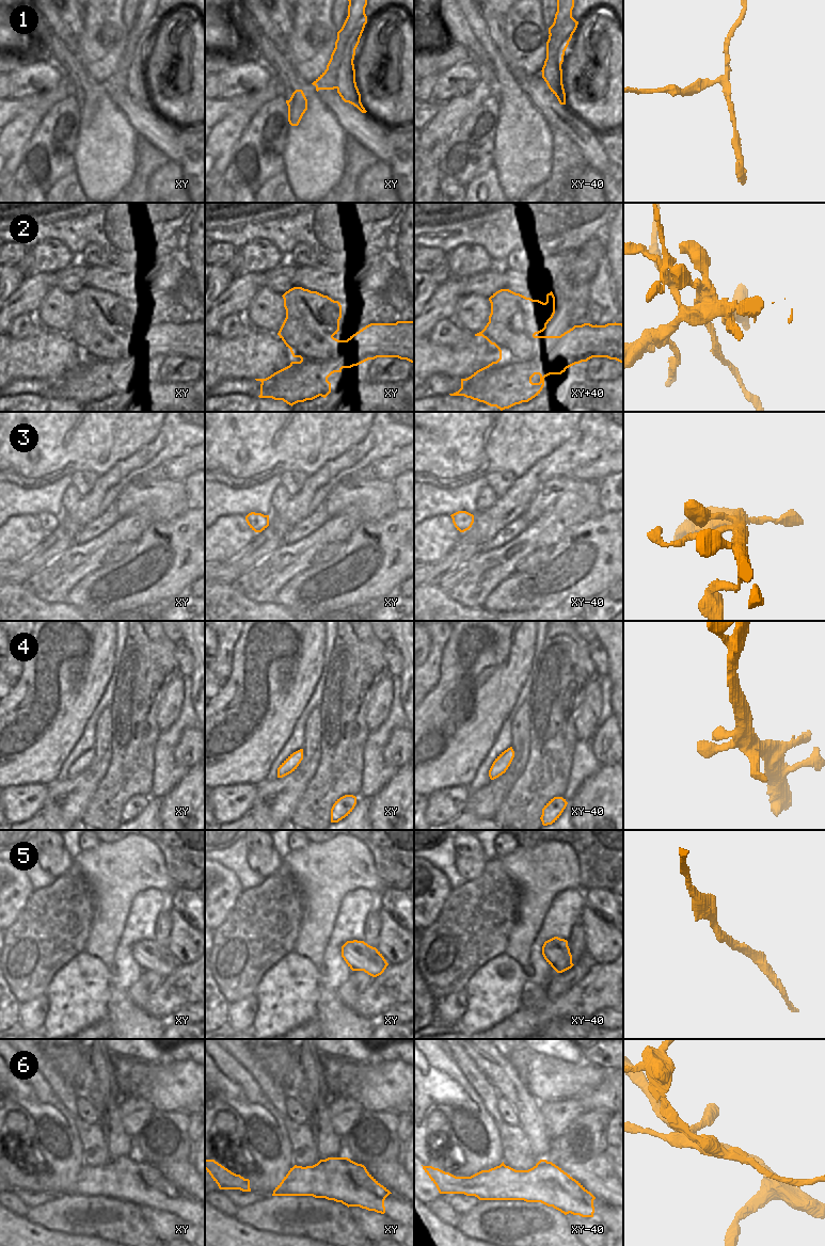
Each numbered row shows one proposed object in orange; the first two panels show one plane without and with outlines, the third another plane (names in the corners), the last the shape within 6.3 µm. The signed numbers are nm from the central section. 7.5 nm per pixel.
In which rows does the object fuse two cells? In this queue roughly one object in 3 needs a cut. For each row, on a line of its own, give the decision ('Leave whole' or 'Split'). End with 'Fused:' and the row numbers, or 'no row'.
1: Split
2: Split
3: Leave whole
4: Leave whole
5: Leave whole
6: Split
Fused: 1, 2, 6

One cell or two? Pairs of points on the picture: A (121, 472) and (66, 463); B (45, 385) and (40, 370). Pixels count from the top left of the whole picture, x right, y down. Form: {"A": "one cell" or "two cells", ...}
{"A": "two cells", "B": "two cells"}

